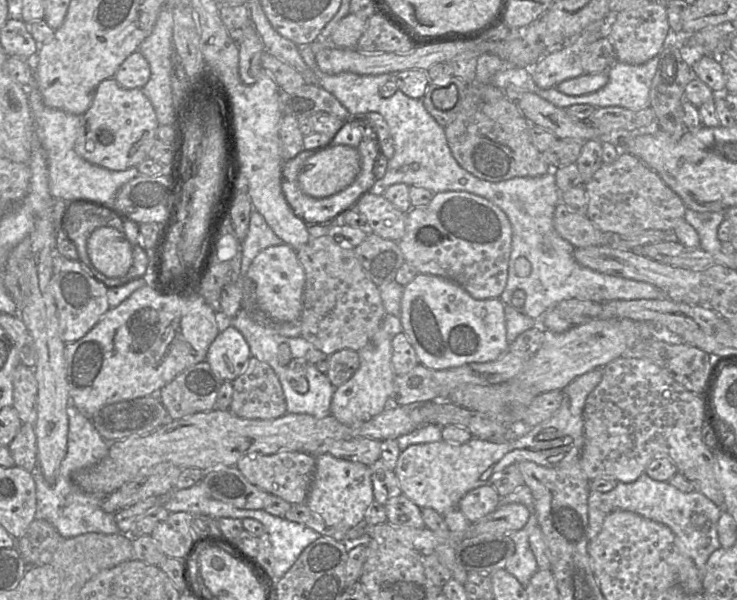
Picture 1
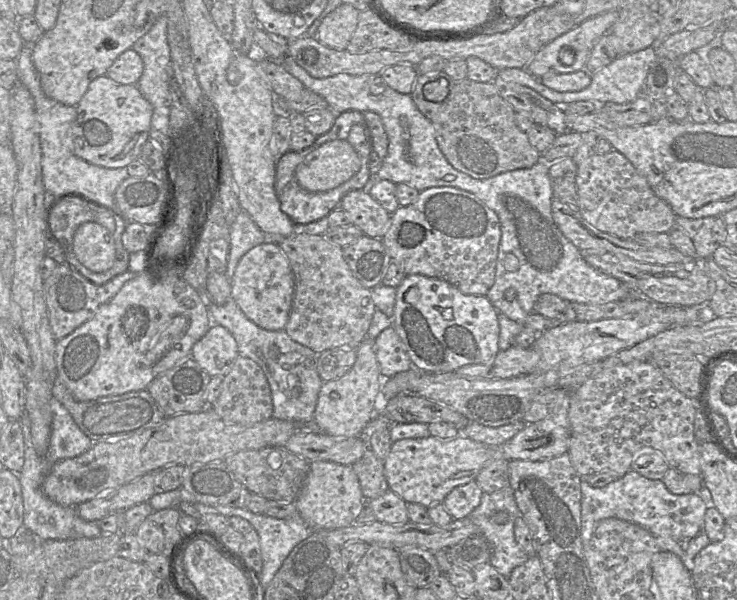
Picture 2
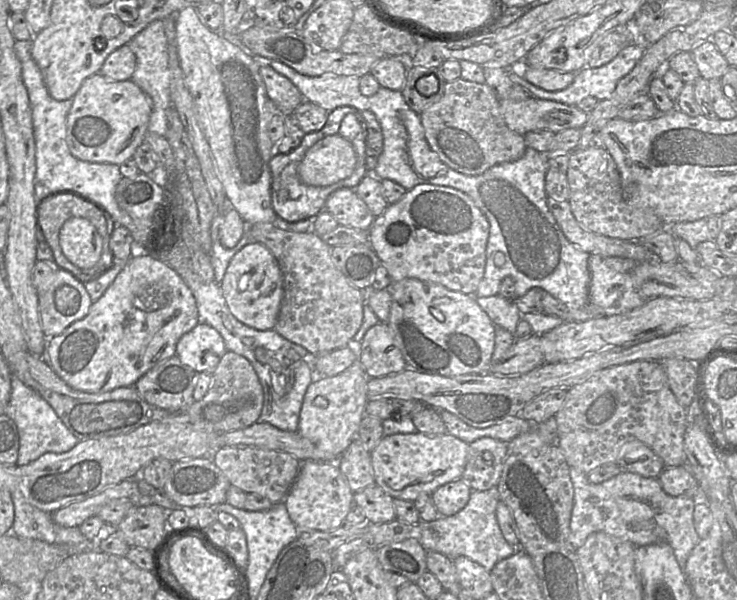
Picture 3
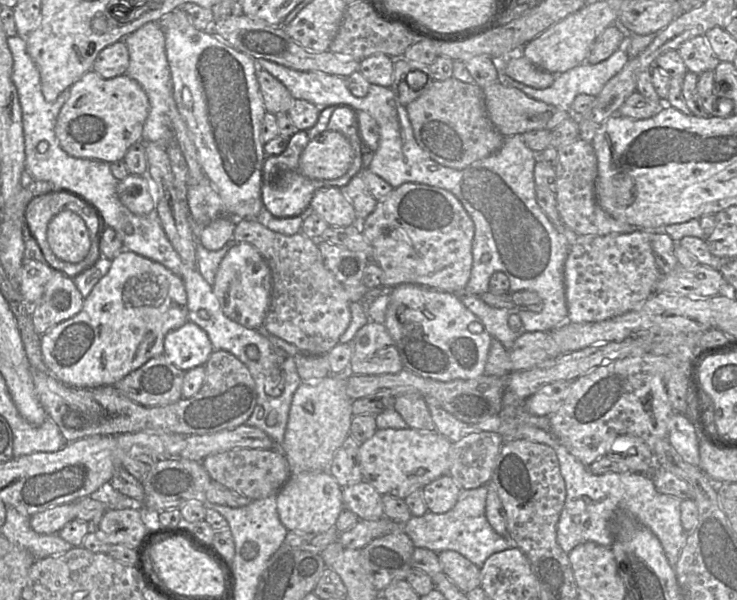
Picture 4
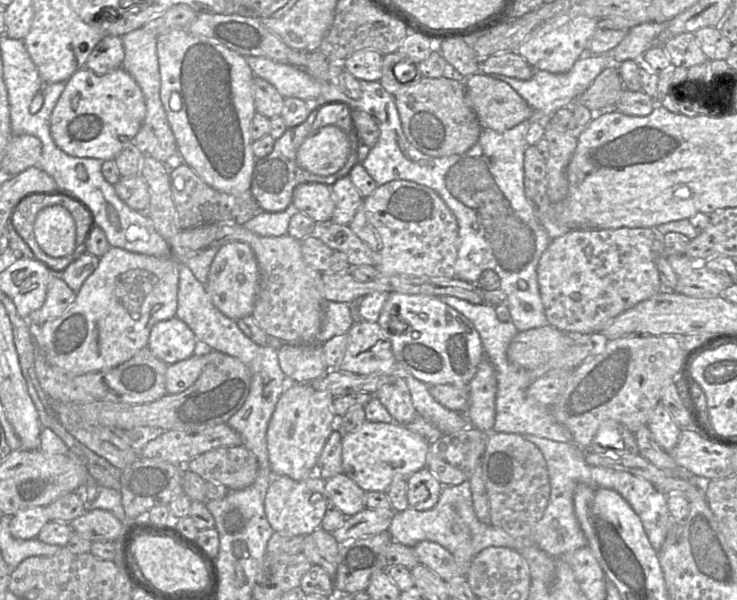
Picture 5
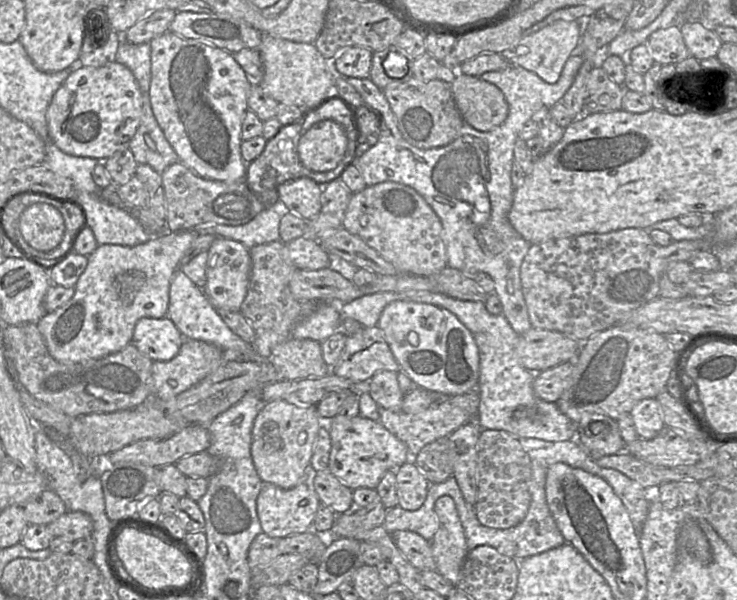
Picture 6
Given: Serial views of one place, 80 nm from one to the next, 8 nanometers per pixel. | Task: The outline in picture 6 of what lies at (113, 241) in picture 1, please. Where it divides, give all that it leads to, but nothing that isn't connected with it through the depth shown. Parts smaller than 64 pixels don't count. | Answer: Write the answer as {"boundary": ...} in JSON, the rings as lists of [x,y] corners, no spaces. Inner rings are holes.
{"boundary":[[[36,202],[23,210],[19,230],[24,241],[38,251],[49,252],[58,247],[65,233],[65,220],[54,206]]]}

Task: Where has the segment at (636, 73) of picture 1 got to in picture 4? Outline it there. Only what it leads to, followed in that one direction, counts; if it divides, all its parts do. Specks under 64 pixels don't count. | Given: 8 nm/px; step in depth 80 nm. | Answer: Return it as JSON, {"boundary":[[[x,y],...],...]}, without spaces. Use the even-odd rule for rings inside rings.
{"boundary":[[[624,40],[621,47],[616,50],[609,58],[602,62],[596,64],[584,62],[566,72],[554,74],[555,80],[553,84],[548,88],[538,89],[523,84],[512,79],[501,70],[499,72],[499,82],[507,86],[518,88],[519,90],[523,91],[525,94],[536,100],[557,106],[563,110],[571,110],[571,105],[577,95],[588,94],[597,96],[598,94],[600,94],[605,84],[613,76],[619,73],[625,67],[629,60],[630,58],[627,54],[627,51],[625,50]]]}

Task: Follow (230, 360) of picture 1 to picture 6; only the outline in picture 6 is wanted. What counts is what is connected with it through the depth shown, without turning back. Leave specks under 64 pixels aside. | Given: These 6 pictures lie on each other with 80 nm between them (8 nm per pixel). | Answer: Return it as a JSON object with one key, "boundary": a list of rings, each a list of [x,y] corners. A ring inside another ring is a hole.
{"boundary":[[[168,317],[141,318],[131,344],[153,361],[168,361],[176,356],[183,341],[184,336]]]}

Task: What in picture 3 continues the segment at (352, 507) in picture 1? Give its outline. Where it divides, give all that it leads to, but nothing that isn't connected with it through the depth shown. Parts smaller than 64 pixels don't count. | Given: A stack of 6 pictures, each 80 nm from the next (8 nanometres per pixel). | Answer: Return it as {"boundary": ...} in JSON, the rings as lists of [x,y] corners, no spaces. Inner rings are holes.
{"boundary":[[[308,460],[302,463],[295,482],[282,502],[299,529],[326,531],[343,525],[354,506],[353,494],[336,463]]]}

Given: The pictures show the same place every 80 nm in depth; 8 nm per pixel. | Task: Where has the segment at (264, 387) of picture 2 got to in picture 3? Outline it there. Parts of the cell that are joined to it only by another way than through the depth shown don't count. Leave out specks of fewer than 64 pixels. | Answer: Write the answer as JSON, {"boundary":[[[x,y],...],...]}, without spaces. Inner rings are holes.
{"boundary":[[[227,351],[212,373],[212,381],[205,396],[179,413],[185,413],[192,423],[209,433],[224,433],[258,422],[263,402],[263,389],[251,363],[245,357]]]}

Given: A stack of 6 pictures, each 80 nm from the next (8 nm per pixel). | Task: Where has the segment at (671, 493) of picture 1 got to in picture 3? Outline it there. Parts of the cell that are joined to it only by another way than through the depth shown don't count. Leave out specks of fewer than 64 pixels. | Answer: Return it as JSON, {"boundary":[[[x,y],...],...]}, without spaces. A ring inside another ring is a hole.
{"boundary":[[[570,467],[574,488],[570,521],[570,542],[577,549],[595,532],[605,532],[636,546],[667,544],[679,565],[684,568],[694,547],[701,540],[694,525],[696,501],[688,496],[671,496],[665,492],[658,478],[623,471],[599,484],[589,481],[588,475]]]}

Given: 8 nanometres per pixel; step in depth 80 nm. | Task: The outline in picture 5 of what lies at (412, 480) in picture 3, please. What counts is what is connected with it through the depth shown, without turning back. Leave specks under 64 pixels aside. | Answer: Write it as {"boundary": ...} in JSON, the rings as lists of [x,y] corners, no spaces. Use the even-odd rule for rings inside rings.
{"boundary":[[[366,421],[357,431],[342,433],[343,474],[363,490],[386,492],[395,478],[407,478],[426,467],[430,443],[400,424]]]}

